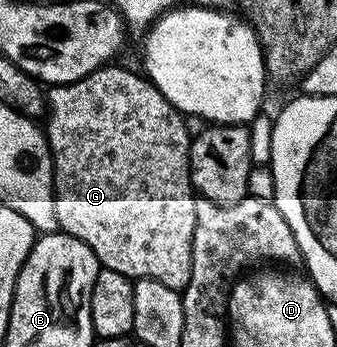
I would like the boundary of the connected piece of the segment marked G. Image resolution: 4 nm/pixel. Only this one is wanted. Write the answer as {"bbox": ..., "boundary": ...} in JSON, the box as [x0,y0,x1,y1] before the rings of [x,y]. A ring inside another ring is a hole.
{"bbox":[43,63,197,291],"boundary":[[[106,63],[100,69],[91,71],[91,75],[87,75],[78,81],[72,81],[66,85],[51,85],[47,89],[47,116],[43,121],[43,132],[46,141],[49,143],[49,153],[53,157],[53,198],[55,199],[55,219],[57,220],[57,228],[60,232],[71,235],[75,239],[79,239],[83,243],[87,243],[87,247],[91,247],[91,251],[97,257],[97,264],[100,268],[110,269],[111,271],[119,271],[119,275],[130,279],[140,279],[142,277],[150,277],[159,283],[167,283],[167,287],[184,291],[187,283],[191,279],[191,255],[193,254],[193,236],[195,235],[195,203],[197,197],[189,176],[189,146],[191,140],[191,130],[187,124],[186,118],[177,108],[174,107],[169,100],[157,88],[153,86],[153,82],[140,72],[132,73],[129,69],[120,69],[117,63]]]}

